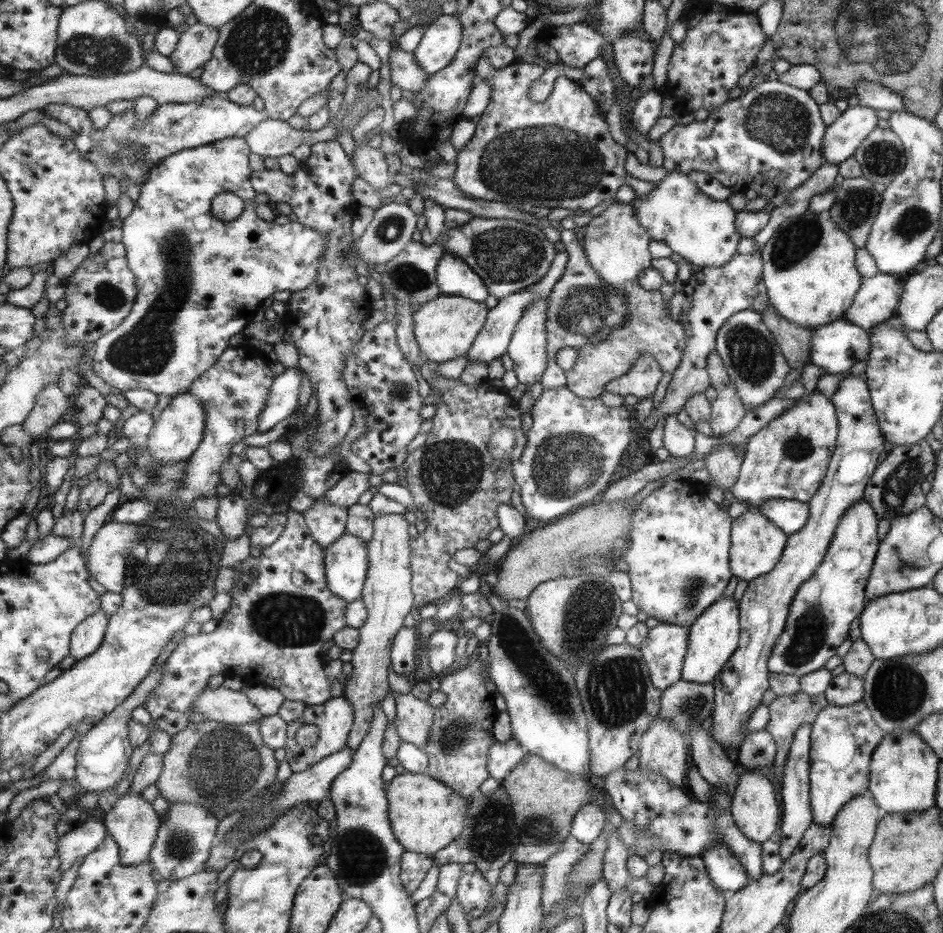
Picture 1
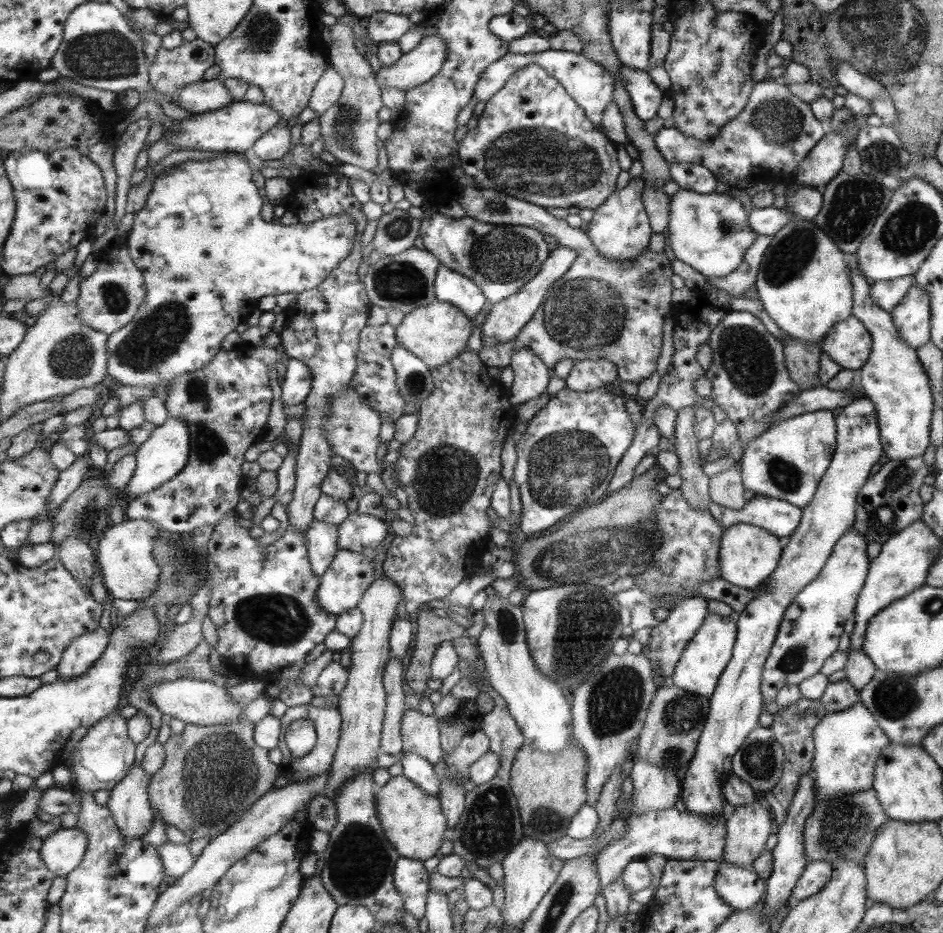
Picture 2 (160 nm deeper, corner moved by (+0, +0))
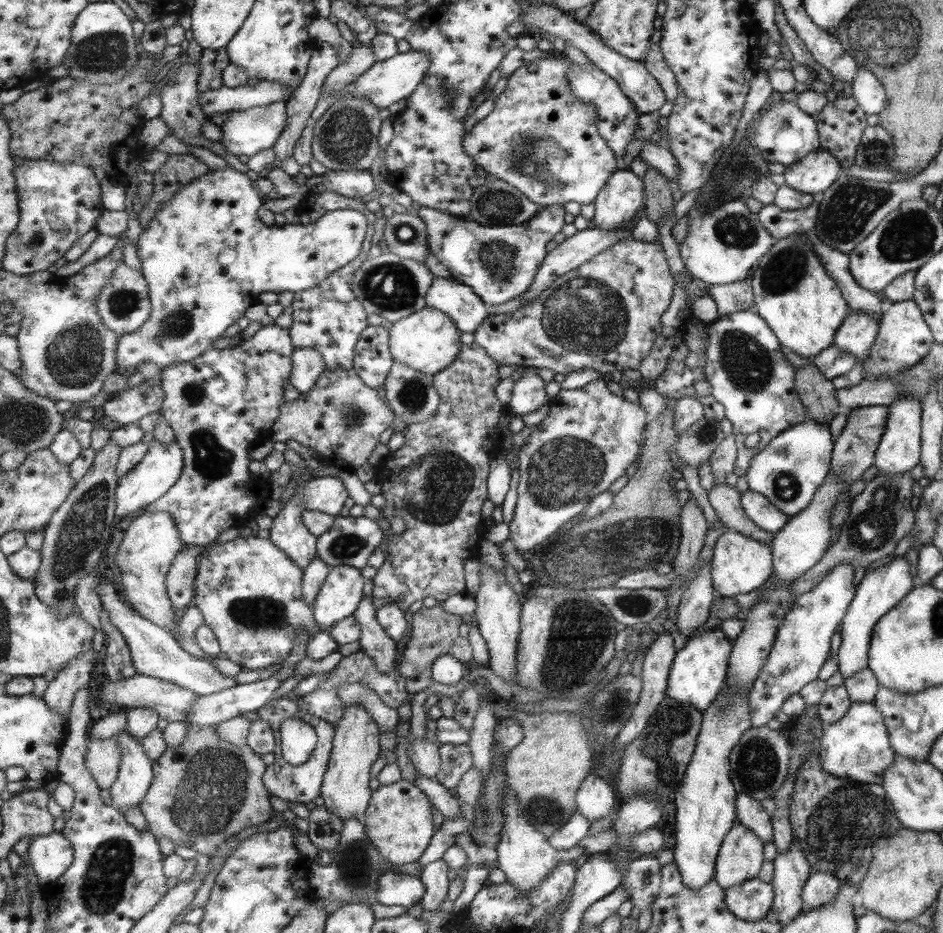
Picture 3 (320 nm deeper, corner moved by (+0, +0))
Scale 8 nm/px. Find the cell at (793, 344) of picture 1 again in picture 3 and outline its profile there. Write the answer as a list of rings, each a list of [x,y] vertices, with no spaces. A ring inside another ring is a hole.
[[[811,362],[795,369],[794,382],[800,402],[807,411],[807,417],[813,422],[828,425],[843,411],[836,399],[837,390]]]

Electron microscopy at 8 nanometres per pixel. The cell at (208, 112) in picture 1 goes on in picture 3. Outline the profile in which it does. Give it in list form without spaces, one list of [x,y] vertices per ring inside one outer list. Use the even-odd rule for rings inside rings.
[[[286,101],[270,104],[269,106],[258,106],[249,110],[233,110],[221,127],[223,130],[223,141],[228,153],[247,156],[255,156],[262,150],[275,148],[277,141],[287,129],[288,103]]]

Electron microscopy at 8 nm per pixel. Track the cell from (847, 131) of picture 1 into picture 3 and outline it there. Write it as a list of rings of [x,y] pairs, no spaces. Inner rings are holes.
[[[818,148],[800,161],[785,167],[784,185],[797,192],[818,197],[833,184],[840,170],[835,155],[829,154],[824,148]]]

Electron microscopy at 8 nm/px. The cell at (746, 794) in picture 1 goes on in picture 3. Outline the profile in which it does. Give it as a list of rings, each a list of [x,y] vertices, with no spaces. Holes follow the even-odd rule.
[[[742,824],[733,825],[720,844],[716,856],[714,881],[724,891],[758,877],[762,869],[761,841]]]

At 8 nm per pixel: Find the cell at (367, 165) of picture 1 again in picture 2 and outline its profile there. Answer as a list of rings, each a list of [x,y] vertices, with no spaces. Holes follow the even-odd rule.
[[[339,22],[329,29],[332,38],[332,45],[329,46],[331,66],[344,77],[346,85],[341,98],[329,110],[319,115],[324,138],[323,150],[345,164],[353,164],[372,172],[380,161],[377,130],[381,124],[379,112],[383,108],[383,90],[368,58],[357,49],[357,38],[351,26]]]

